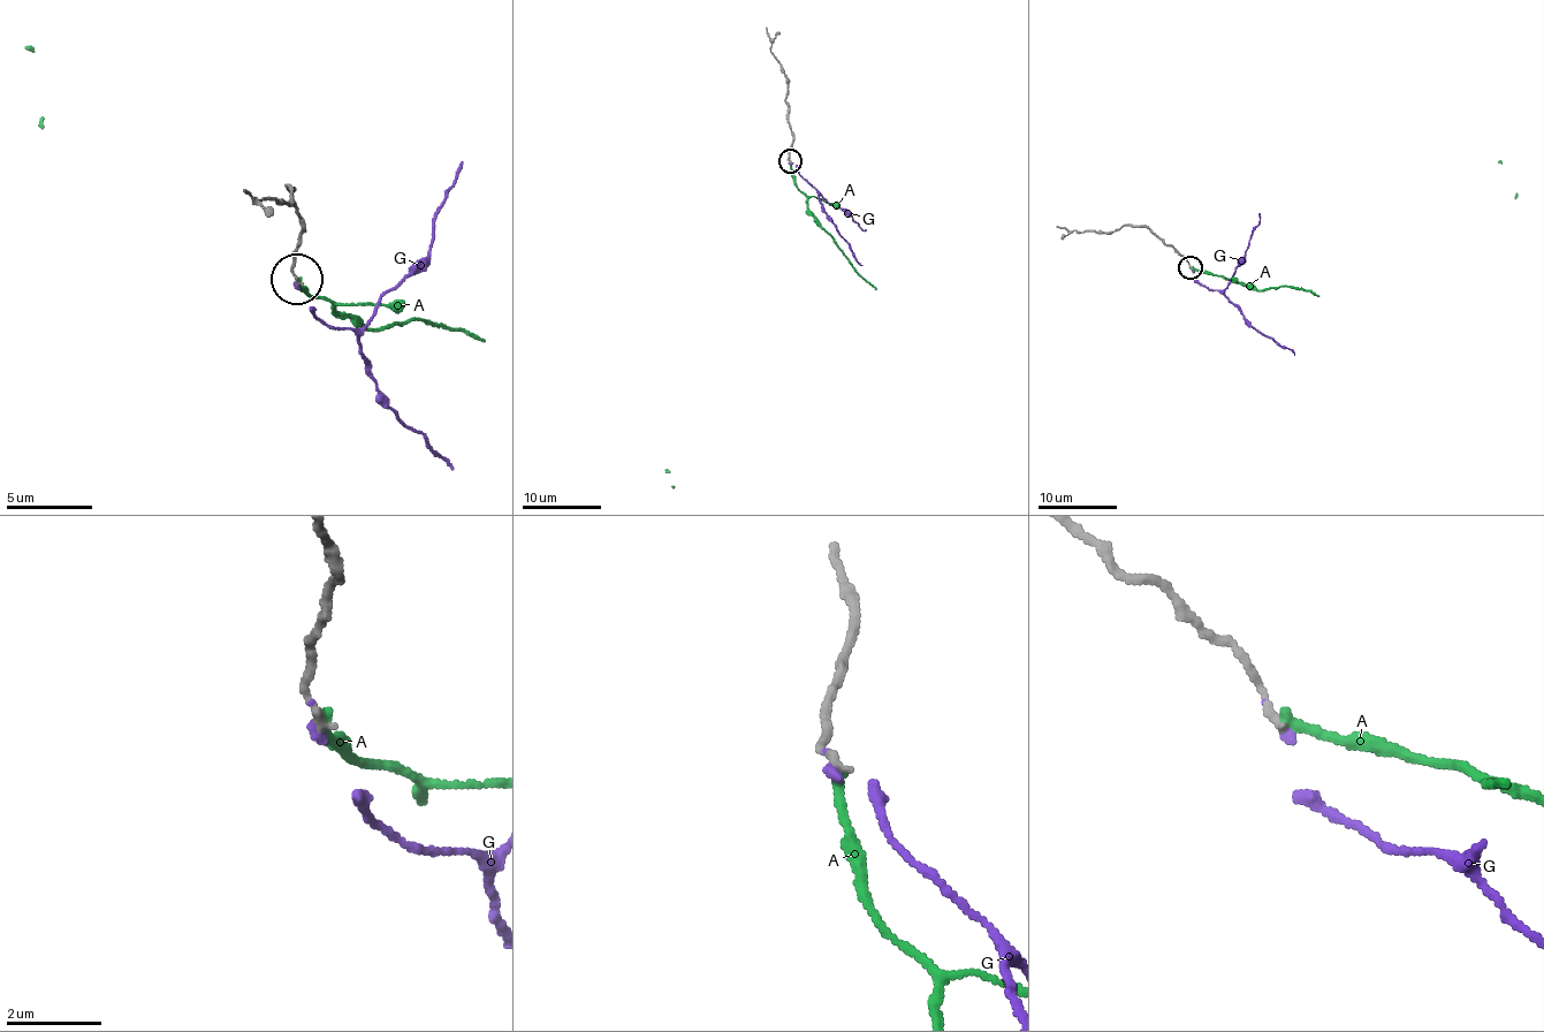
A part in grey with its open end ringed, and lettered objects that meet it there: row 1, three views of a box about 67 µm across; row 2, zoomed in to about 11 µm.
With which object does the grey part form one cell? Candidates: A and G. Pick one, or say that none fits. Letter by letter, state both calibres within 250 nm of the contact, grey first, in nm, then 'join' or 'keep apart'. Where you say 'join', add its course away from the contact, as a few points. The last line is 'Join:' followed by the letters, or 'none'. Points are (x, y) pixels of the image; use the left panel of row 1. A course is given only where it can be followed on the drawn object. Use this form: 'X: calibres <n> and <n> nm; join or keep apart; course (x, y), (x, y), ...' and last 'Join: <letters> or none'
A: calibres 150 and 240 nm; keep apart
G: calibres 180 and 190 nm; join; course (294, 280), (311, 305), (332, 327), (349, 327), (379, 396), (453, 469)
Join: G

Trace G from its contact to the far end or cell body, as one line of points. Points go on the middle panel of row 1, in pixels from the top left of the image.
G: (789, 161), (797, 165), (814, 189), (828, 218), (861, 265)

